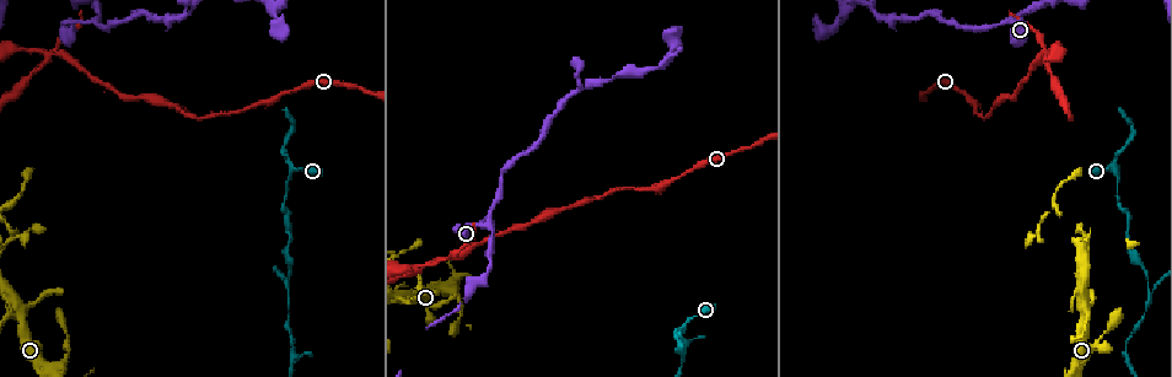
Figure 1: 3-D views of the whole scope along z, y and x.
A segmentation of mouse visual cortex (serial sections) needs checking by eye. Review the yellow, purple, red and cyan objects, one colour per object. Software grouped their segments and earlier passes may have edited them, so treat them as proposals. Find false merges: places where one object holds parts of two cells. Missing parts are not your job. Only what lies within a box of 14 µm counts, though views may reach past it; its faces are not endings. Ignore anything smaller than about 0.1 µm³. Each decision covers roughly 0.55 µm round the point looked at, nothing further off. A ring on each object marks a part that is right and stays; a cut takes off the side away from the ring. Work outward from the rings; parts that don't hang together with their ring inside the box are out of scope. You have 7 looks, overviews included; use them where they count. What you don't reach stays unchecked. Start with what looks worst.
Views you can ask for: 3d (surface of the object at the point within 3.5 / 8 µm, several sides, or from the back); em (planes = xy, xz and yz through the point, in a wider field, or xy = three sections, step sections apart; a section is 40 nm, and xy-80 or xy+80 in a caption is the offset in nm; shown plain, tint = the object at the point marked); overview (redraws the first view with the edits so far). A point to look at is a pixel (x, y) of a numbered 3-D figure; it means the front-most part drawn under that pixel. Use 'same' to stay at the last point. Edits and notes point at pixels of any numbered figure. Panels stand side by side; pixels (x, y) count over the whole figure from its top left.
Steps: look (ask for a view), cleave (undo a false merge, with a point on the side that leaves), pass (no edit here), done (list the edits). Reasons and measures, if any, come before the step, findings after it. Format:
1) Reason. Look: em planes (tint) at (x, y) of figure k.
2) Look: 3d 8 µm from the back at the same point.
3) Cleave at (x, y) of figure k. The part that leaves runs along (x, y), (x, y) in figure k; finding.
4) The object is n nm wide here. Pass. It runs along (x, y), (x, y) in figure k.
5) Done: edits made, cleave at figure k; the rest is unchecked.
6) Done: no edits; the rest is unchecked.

Arms part here. Look: 3d 3.5 µm at (440, 258) of figure 1.

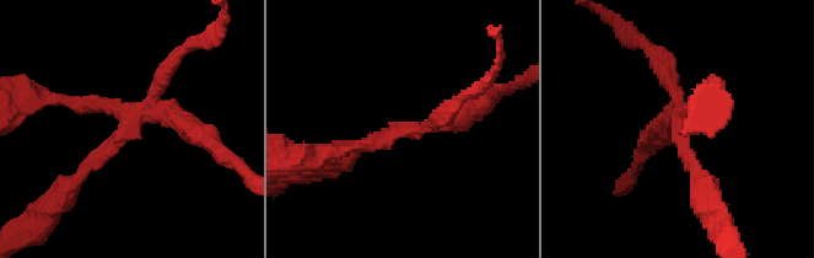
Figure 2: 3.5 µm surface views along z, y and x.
Look: em xy step 5 (tint) at (680, 117) of figure 2.

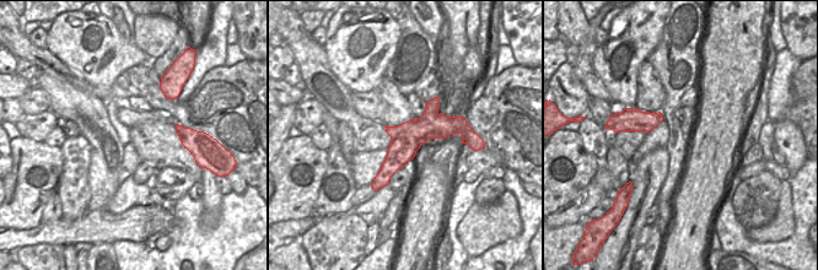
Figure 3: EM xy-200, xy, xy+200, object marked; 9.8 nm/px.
Cleave at (168, 63) of figure 2. Two cells meet here.

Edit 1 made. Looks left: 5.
Look: overview.

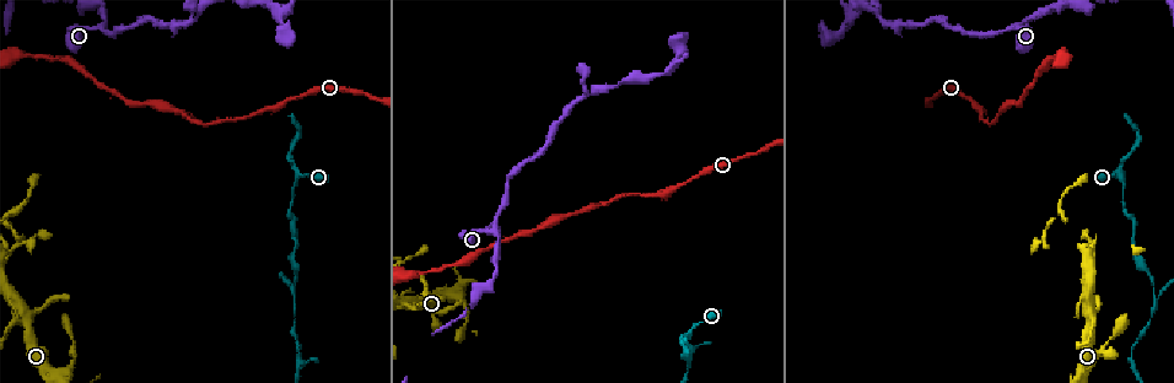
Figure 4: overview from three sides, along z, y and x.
A narrow waist. Look: 3d 3.5 µm at (294, 197) of figure 4.

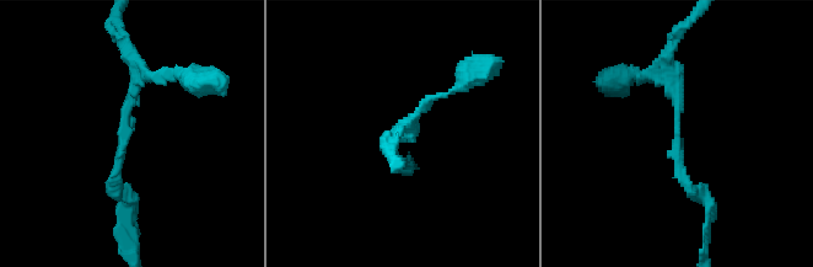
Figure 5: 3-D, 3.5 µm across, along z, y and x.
The arms are 150, 150 nm wide; need the tissue. Look: em xy step 2 (plain) at (126, 138) of figure 5.

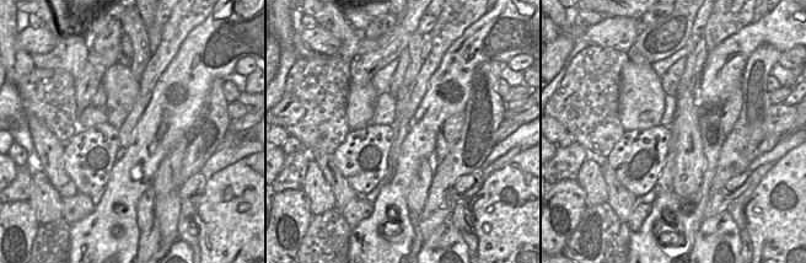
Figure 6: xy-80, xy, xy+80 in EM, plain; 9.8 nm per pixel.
Look: em xy step 2 (tint) at the same point.

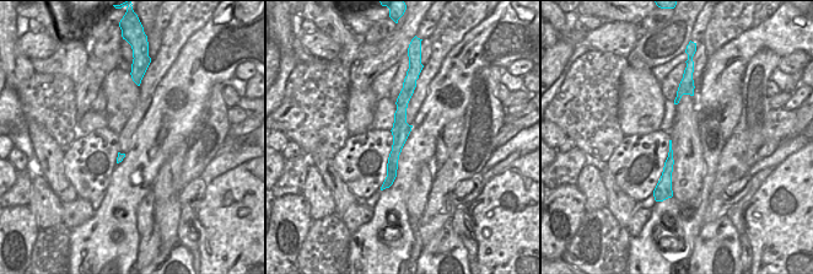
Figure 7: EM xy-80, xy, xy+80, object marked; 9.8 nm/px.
Pass. It runs along (410, 85), (386, 184) in figure 7; continuous, no second cell.

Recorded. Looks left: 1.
Done: edits made, cleave at figure 2; the rest is unchecked.

